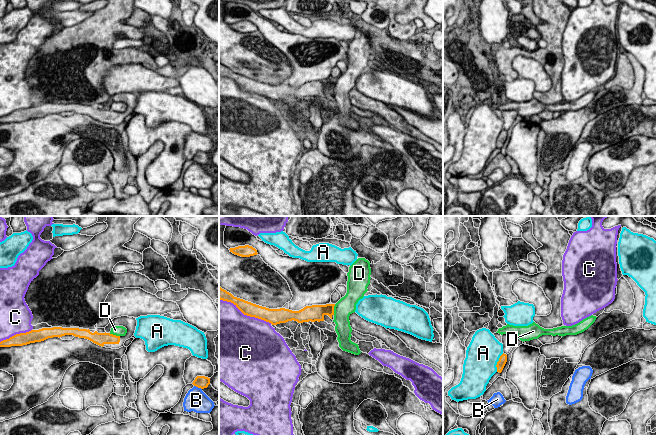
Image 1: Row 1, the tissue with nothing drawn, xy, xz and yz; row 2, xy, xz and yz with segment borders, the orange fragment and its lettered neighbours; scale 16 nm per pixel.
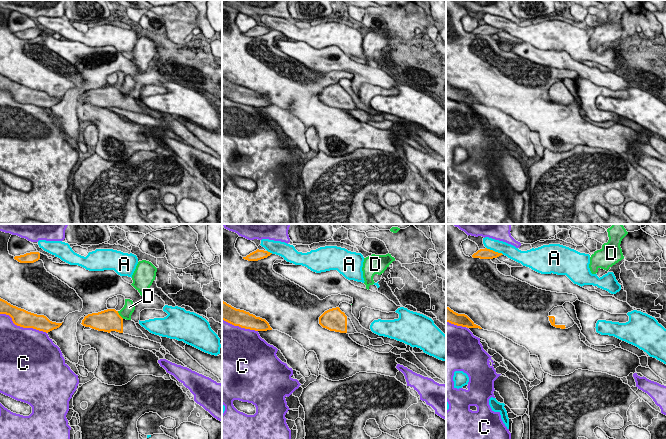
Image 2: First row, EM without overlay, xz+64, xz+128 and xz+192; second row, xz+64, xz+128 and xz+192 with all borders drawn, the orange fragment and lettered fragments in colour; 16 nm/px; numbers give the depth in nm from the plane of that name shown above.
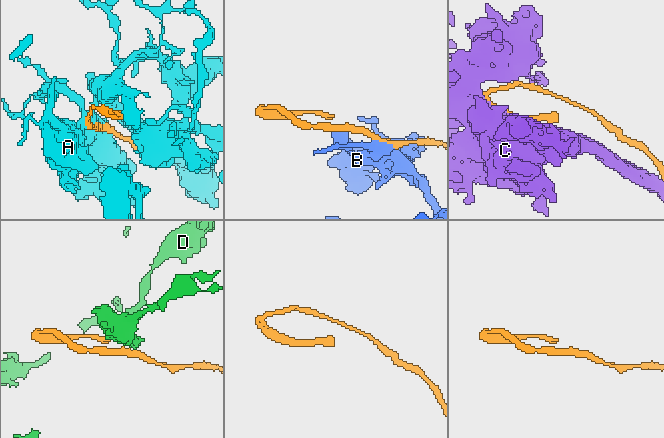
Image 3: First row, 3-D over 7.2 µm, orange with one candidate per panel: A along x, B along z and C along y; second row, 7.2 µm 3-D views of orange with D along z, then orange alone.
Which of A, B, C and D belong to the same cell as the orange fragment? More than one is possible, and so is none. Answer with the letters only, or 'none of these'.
none of these

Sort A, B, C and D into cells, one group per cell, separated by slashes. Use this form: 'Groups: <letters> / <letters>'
Groups: A / B / C / D

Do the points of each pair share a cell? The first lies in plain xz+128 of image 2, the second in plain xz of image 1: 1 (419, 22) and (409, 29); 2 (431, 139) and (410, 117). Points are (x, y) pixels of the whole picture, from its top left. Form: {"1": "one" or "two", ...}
{"1": "one", "2": "one"}

